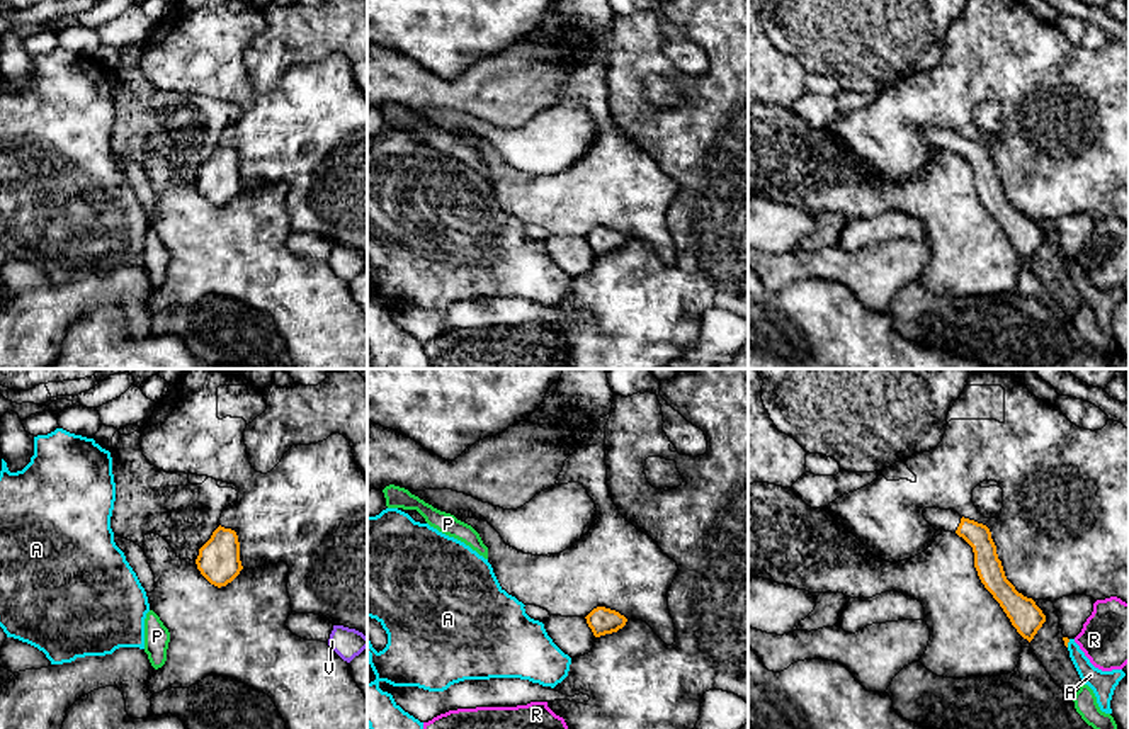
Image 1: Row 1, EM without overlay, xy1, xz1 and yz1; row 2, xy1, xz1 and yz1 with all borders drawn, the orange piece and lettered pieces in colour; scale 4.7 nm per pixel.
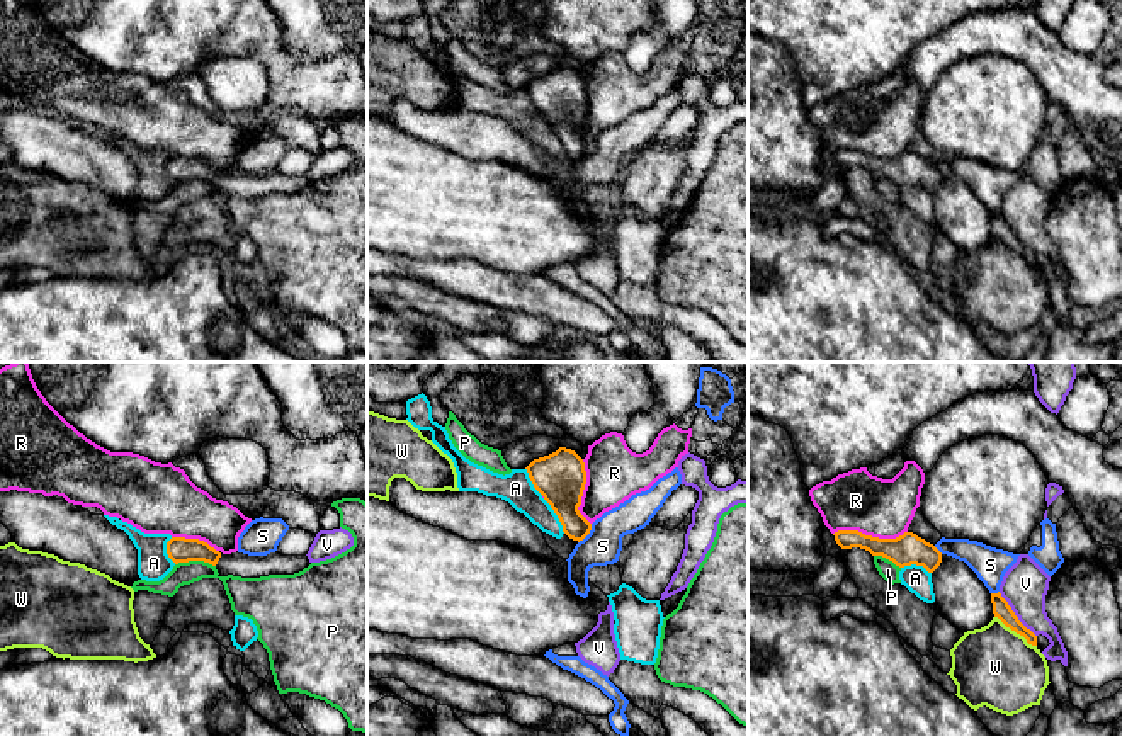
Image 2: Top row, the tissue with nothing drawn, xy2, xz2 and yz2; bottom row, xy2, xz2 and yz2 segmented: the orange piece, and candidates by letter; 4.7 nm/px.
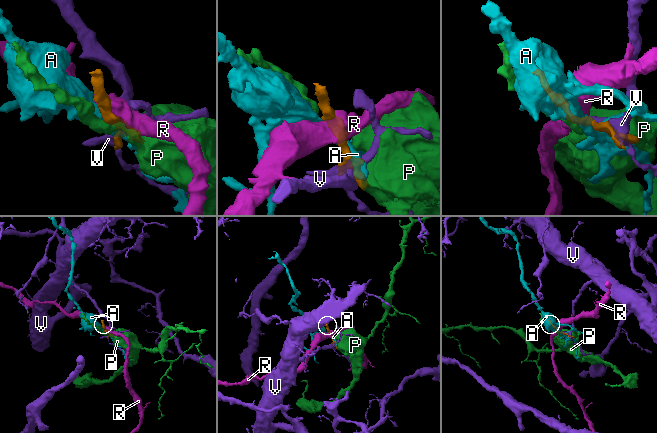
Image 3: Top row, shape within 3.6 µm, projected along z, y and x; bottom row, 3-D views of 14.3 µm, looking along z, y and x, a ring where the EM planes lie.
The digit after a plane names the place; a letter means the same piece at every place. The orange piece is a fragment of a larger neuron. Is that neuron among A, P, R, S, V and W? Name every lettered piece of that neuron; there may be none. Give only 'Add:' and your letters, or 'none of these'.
Add: none of these

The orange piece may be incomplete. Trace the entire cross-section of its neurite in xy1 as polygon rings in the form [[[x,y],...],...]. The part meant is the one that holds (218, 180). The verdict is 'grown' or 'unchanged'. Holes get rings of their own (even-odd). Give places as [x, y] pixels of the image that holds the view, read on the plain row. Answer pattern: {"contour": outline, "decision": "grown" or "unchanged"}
{"contour": [[[219,144],[199,168],[196,184],[211,204],[221,207],[231,202],[243,189],[236,151]]], "decision": "unchanged"}

